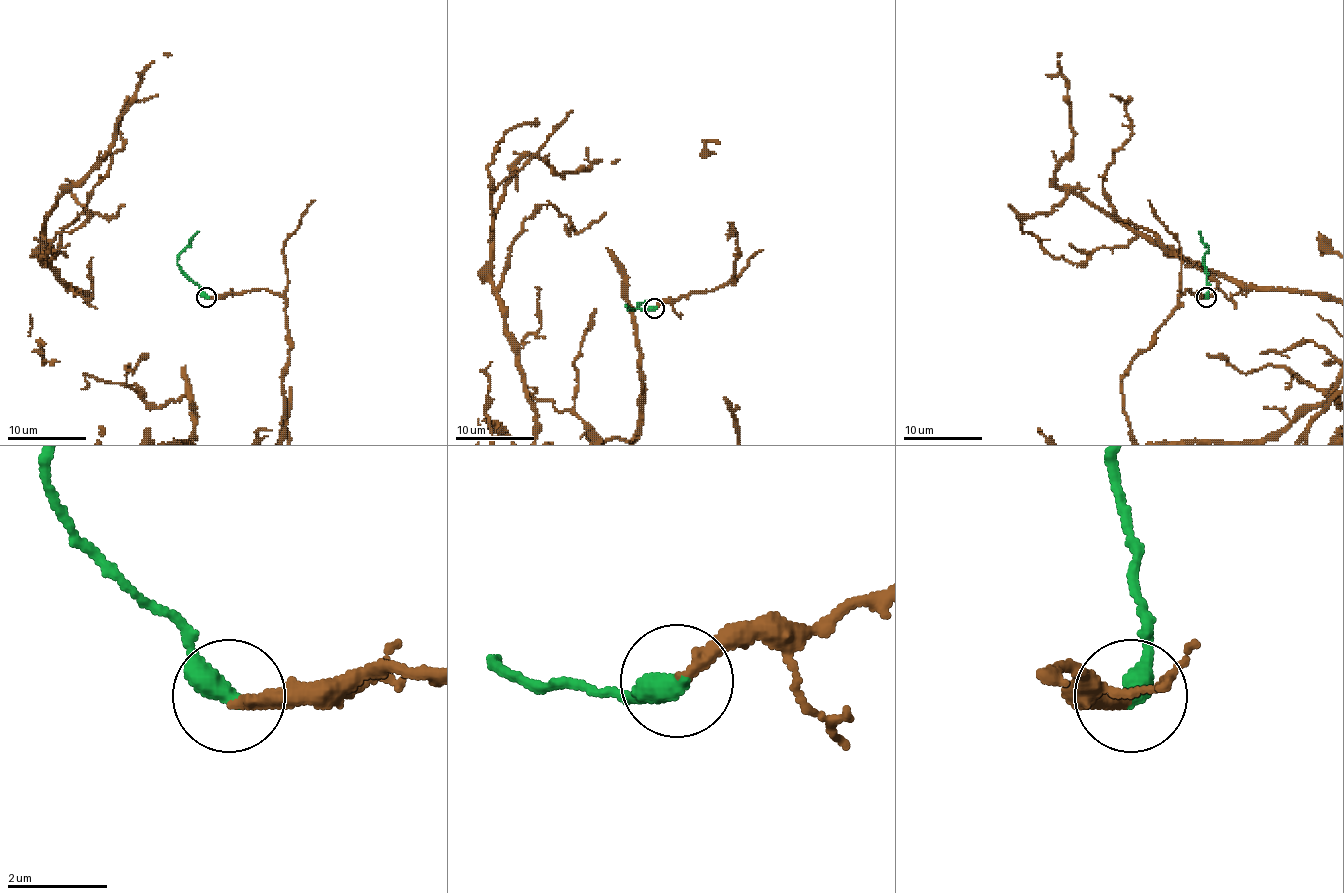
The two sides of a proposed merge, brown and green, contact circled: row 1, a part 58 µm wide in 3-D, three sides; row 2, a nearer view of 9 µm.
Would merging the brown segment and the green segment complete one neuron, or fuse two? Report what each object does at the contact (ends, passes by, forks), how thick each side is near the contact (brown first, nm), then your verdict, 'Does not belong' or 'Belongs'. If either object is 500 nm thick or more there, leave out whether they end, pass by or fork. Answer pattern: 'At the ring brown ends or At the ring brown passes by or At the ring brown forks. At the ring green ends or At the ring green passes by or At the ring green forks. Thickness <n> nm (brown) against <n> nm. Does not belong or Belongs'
At the ring brown ends. At the ring green ends. Thickness 240 nm (brown) against 480 nm. Belongs

